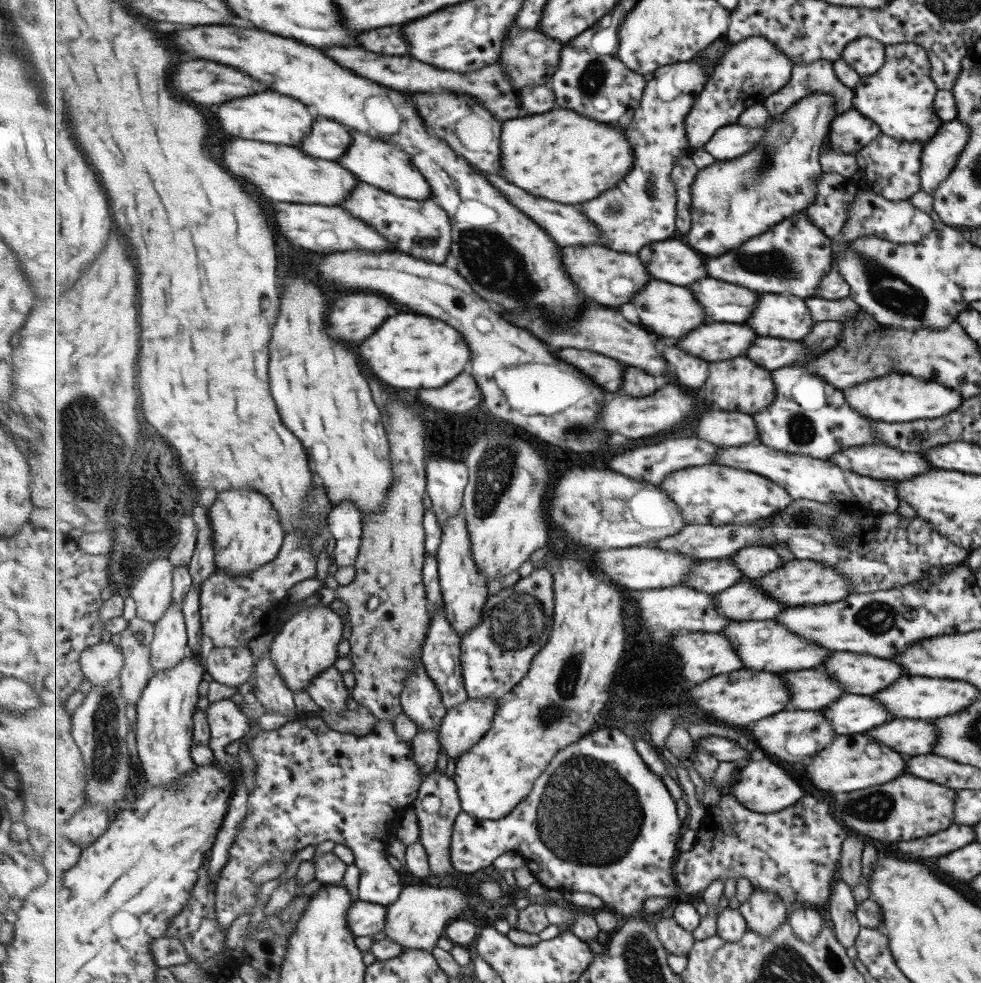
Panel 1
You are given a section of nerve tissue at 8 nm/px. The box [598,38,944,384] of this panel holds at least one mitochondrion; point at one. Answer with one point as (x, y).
(888, 289)

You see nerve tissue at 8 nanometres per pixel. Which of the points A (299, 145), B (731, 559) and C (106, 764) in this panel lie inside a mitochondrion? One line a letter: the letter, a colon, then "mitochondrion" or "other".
A: other
B: other
C: mitochondrion

